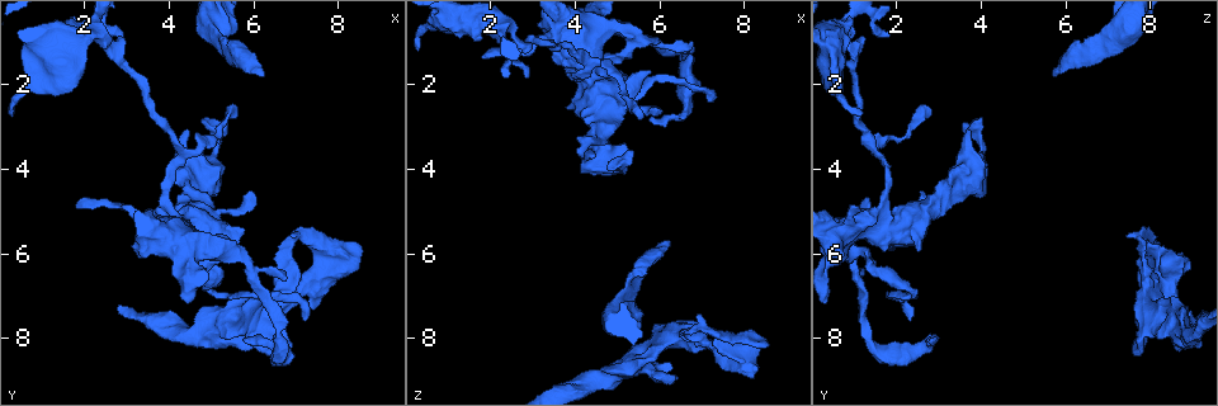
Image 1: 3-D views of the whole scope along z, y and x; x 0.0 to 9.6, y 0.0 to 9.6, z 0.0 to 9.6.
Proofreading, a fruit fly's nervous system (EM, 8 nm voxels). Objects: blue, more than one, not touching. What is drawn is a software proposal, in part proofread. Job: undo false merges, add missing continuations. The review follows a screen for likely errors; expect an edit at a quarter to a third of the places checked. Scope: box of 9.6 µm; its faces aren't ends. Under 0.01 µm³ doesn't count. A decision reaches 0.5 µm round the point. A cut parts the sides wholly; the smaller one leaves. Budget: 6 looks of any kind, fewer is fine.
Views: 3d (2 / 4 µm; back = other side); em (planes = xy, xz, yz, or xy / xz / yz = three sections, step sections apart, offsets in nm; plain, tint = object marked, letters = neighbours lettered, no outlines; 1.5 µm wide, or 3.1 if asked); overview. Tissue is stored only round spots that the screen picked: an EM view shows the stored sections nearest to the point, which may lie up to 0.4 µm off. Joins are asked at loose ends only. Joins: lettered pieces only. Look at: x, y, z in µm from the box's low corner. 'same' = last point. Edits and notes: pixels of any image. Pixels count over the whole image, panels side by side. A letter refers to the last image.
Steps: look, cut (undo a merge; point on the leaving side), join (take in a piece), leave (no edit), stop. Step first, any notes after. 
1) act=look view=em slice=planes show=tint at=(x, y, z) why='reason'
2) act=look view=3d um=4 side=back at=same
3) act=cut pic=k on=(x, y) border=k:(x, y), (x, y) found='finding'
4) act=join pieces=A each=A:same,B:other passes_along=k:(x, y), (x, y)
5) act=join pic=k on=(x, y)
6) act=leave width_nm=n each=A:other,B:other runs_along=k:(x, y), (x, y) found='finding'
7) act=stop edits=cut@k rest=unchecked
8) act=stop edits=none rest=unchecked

act=look view=em slice=xy step=4 show=plain at=(6.20, 1.80, 5.75) why='long arm stops here'

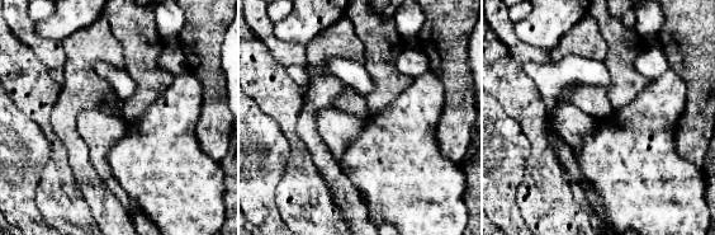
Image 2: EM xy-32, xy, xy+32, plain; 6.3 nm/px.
act=look view=em slice=xy step=4 show=letters at=same why='what lies round it'

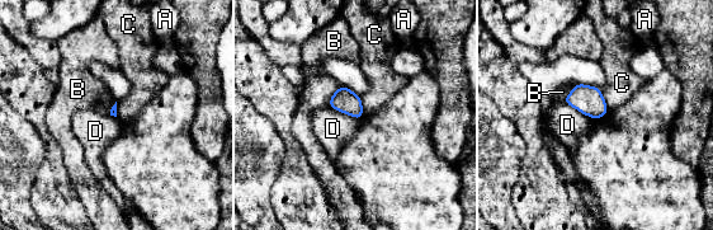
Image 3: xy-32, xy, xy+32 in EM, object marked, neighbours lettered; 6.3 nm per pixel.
act=leave each=A:other,B:other,C:other,D:other found='no lettered piece goes on from it'

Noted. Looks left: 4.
act=look view=3d um=4 at=(8.30, 6.00, 8.75) why='an open end'

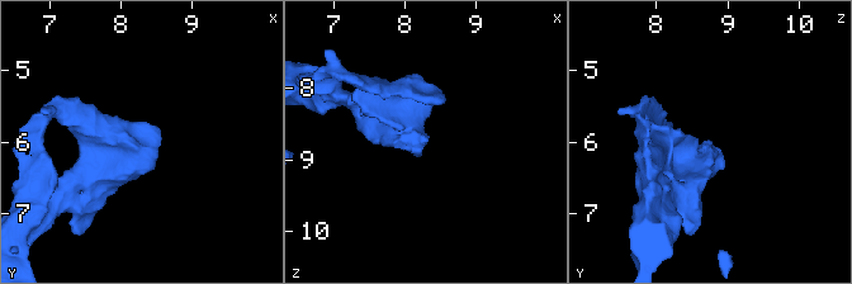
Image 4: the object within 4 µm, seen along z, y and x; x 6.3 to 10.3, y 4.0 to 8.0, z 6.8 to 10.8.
act=look view=em slice=yz step=8 show=letters at=(8.30, 6.00, 8.75) why='now the EM'

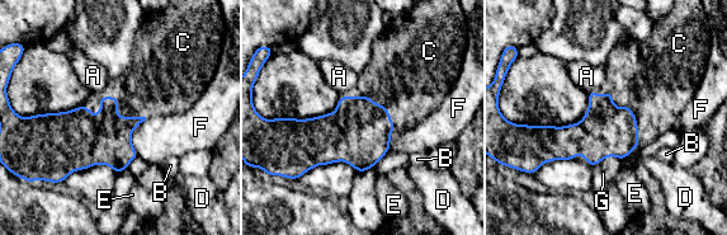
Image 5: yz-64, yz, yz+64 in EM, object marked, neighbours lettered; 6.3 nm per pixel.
act=look view=em slice=planes show=letters at=same why='cut it another way'

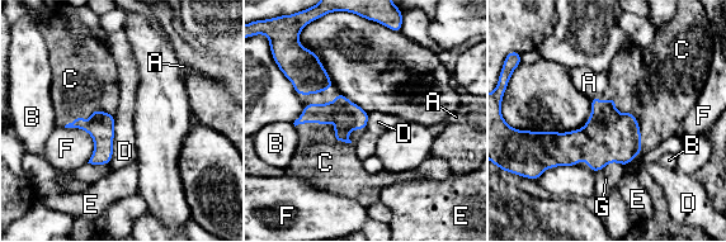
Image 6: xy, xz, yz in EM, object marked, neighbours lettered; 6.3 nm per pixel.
act=join pieces=C each=A:other,B:other,C:same,D:other,E:other,F:other,G:other passes_along=6:(608, 136), (640, 132), (659, 119) found='the neuron continues'

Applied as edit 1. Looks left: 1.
act=stop edits=join@6 rest=unchecked

